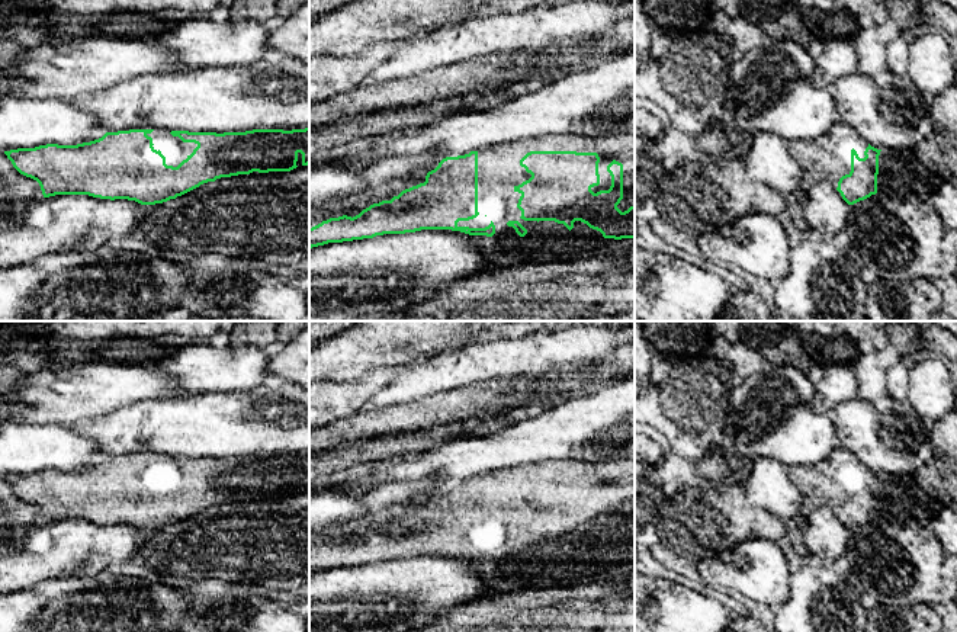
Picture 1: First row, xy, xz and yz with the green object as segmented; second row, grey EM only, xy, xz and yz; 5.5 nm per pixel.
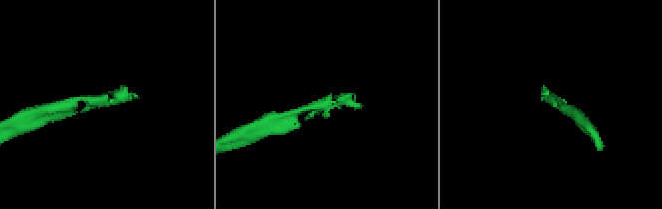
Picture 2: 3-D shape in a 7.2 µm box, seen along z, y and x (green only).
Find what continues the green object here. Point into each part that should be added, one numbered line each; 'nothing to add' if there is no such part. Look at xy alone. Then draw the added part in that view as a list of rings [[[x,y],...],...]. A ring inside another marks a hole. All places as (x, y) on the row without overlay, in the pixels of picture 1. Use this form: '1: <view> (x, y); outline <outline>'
1: xy (173, 474); outline [[[154,455],[147,461],[152,463],[154,475],[160,475],[166,482],[166,490],[173,493],[177,493],[197,472],[195,468],[183,468],[179,462],[173,462],[170,456],[166,455]]]

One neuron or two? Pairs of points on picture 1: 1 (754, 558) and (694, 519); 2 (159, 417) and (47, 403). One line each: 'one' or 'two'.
1: two
2: two

